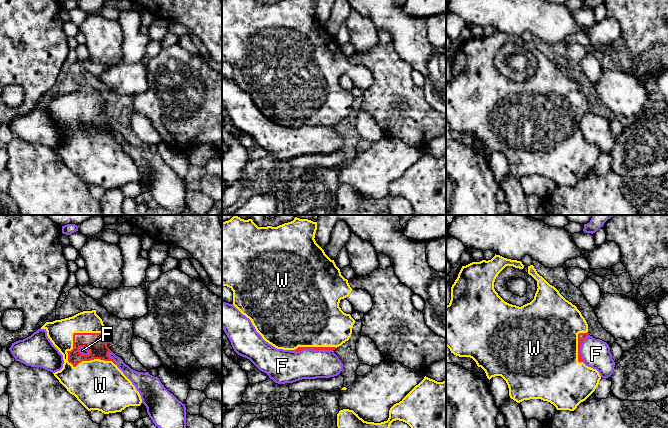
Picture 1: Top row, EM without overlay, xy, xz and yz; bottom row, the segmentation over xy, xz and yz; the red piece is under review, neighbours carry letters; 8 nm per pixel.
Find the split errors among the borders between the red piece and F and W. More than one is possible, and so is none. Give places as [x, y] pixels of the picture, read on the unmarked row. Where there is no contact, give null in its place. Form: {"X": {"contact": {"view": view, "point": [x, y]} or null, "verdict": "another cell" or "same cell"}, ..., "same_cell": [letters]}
{"F": {"contact": {"view": "xz", "point": [310, 124]}, "verdict": "another cell"}, "W": {"contact": {"view": "xy", "point": [78, 139]}, "verdict": "same cell"}, "same_cell": ["W"]}

